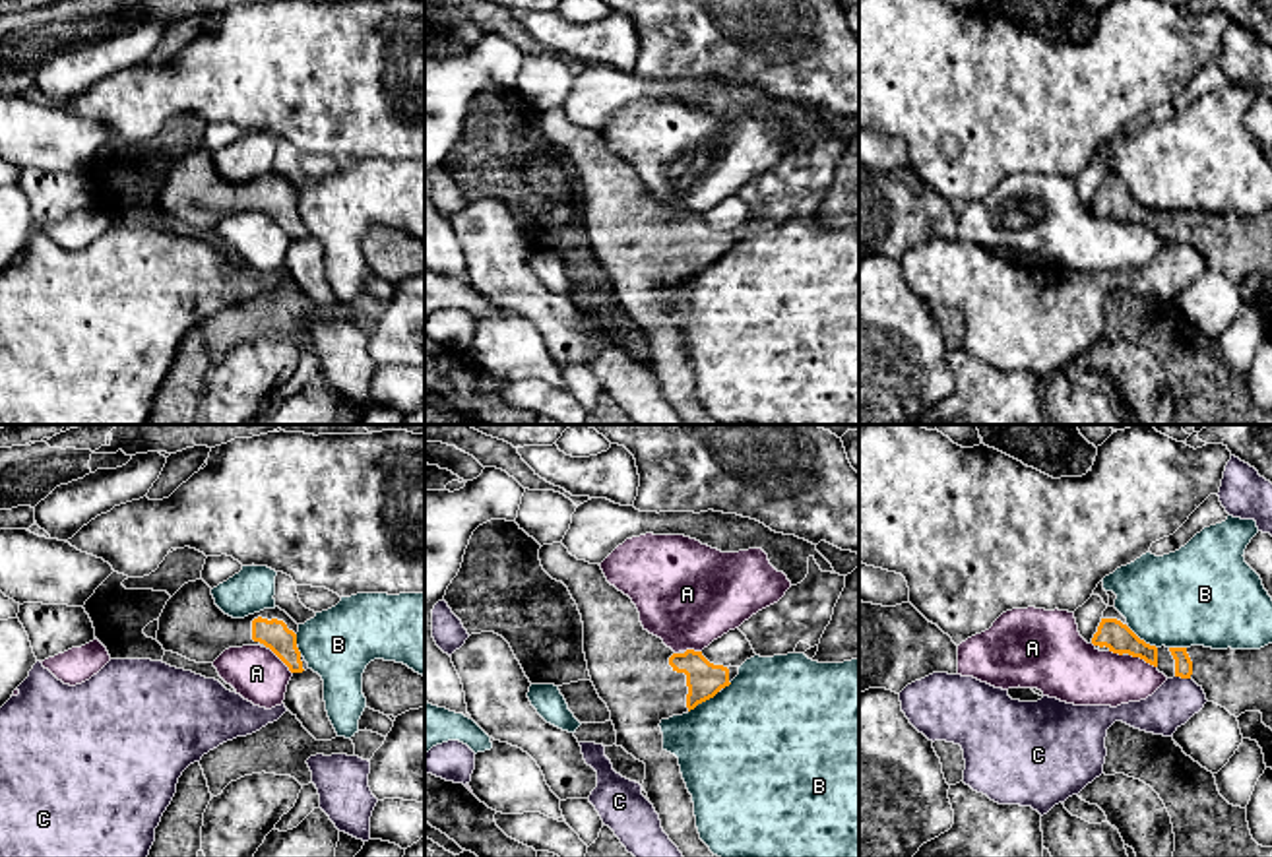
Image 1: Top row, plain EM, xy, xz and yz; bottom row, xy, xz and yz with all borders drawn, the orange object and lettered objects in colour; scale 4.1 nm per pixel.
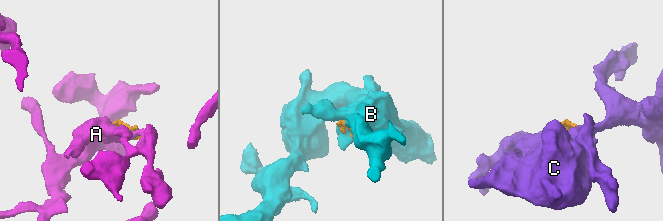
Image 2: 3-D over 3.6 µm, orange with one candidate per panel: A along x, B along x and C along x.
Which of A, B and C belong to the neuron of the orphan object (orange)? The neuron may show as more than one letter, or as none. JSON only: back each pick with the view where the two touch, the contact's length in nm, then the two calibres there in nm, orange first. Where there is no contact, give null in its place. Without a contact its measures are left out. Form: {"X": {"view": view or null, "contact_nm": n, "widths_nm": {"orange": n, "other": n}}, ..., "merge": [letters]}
{"merge": []}

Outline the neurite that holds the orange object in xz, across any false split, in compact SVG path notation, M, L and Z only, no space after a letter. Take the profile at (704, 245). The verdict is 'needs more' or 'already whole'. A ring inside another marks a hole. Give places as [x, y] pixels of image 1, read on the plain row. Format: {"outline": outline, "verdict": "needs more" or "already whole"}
{"outline": "M562 109L543 111L539 114L539 126L553 145L568 153L578 171L591 248L611 277L617 312L622 312L646 330L642 353L659 380L663 397L684 425L721 425L700 405L692 361L683 345L679 324L663 314L659 289L673 281L688 279L698 270L714 264L731 250L739 240L739 233L714 231L702 217L694 215L675 219L661 204L642 192L632 165L607 147L599 130L578 126Z", "verdict": "needs more"}

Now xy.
{"outline": "M204 145L184 149L159 182L157 207L165 217L196 229L213 229L225 215L262 211L271 215L291 238L308 229L297 211L299 190L279 173L244 184L225 180Z", "verdict": "needs more"}

